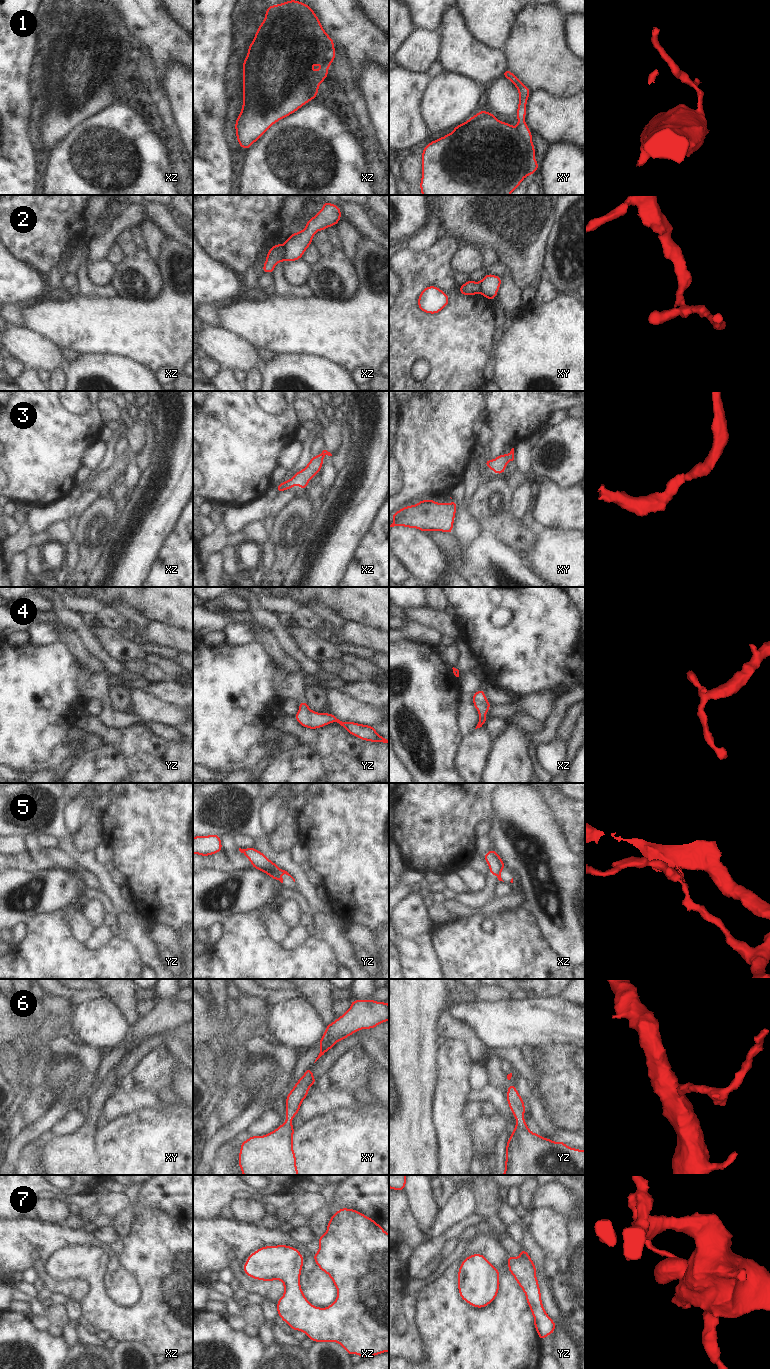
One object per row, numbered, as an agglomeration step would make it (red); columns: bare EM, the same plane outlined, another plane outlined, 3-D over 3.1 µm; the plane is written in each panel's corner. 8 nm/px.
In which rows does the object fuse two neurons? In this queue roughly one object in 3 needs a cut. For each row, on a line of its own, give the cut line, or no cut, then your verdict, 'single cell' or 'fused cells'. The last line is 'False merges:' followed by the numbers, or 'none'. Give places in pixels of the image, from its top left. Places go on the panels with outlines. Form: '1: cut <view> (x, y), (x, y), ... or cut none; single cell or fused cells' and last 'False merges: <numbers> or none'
1: cut xz (333, 46), (325, 53), (325, 58), (330, 64); fused cells
2: cut xz (282, 244), (284, 260); fused cells
3: cut none; single cell
4: cut none; single cell
5: cut yz (279, 869), (281, 874); fused cells
6: cut none; single cell
7: cut none; single cell
False merges: 1, 2, 5

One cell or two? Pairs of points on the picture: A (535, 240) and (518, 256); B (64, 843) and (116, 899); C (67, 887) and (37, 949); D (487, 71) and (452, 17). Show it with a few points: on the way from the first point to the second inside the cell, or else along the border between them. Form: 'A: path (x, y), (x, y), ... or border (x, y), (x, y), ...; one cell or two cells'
A: path (531, 243), (522, 252); one cell
B: path (79, 857), (87, 860), (105, 878), (107, 884); one cell
C: border (75, 901), (53, 912), (38, 913), (32, 917); two cells
D: path (474, 58), (455, 39), (452, 30); one cell

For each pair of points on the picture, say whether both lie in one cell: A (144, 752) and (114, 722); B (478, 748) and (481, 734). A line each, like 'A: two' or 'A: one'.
A: two
B: one

